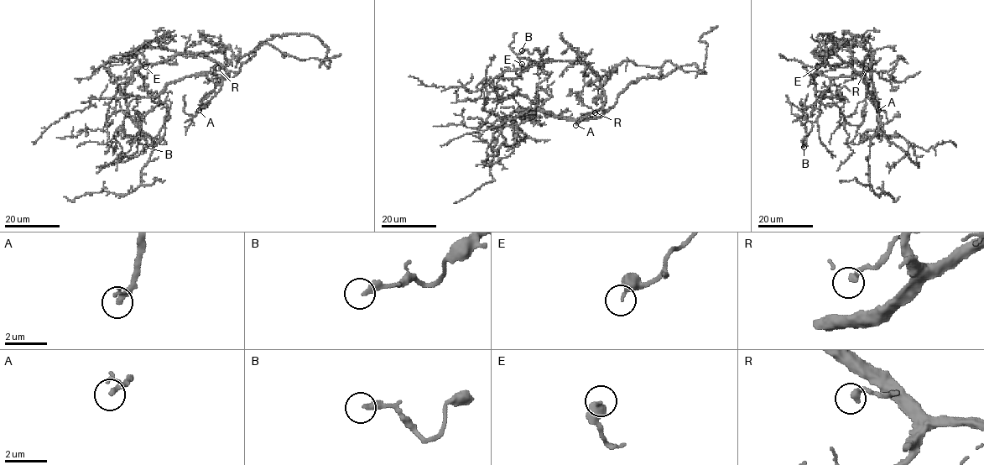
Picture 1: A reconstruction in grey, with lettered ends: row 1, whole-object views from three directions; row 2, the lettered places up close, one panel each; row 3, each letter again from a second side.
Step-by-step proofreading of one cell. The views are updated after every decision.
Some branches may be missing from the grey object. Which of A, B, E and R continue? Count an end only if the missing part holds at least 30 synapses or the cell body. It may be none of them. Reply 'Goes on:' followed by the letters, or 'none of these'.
Goes on: A

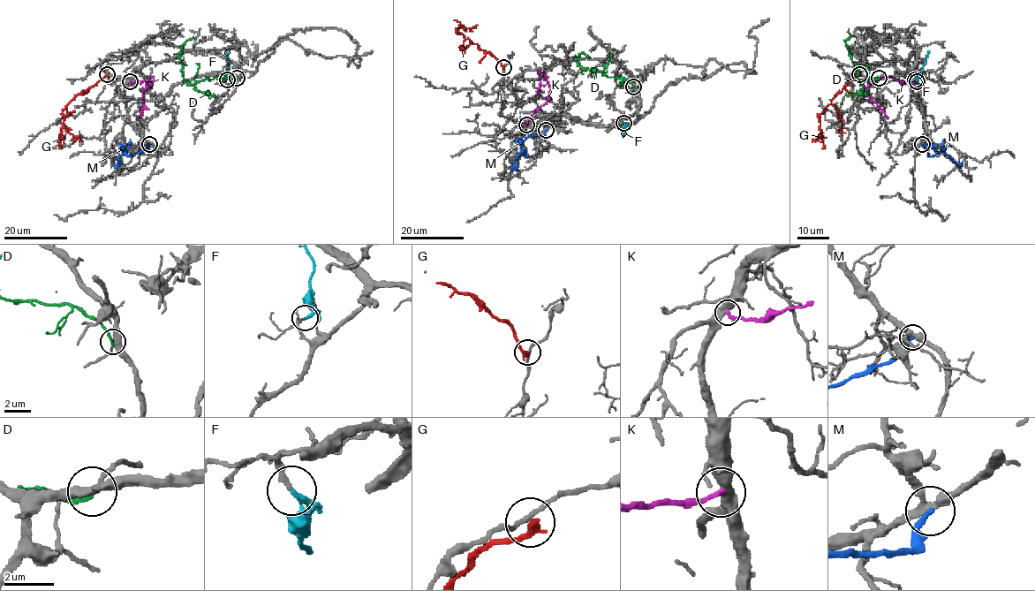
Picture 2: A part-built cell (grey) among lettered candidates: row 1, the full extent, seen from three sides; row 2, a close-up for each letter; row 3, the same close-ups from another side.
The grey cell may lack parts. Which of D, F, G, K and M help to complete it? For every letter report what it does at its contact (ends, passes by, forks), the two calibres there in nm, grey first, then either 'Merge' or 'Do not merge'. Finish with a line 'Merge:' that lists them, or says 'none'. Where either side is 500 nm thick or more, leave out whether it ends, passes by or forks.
D: It ends there. Thickness 320 nm (grey) against 220 nm. Do not merge
F: It ends there. Thickness 200 nm (grey) against 220 nm. Merge
G: It ends there. Thickness 170 nm (grey) against 280 nm. Do not merge
K: Thickness 500 nm (grey) against 200 nm. Do not merge
M: It ends there. Thickness 320 nm (grey) against 240 nm. Do not merge
Merge: F

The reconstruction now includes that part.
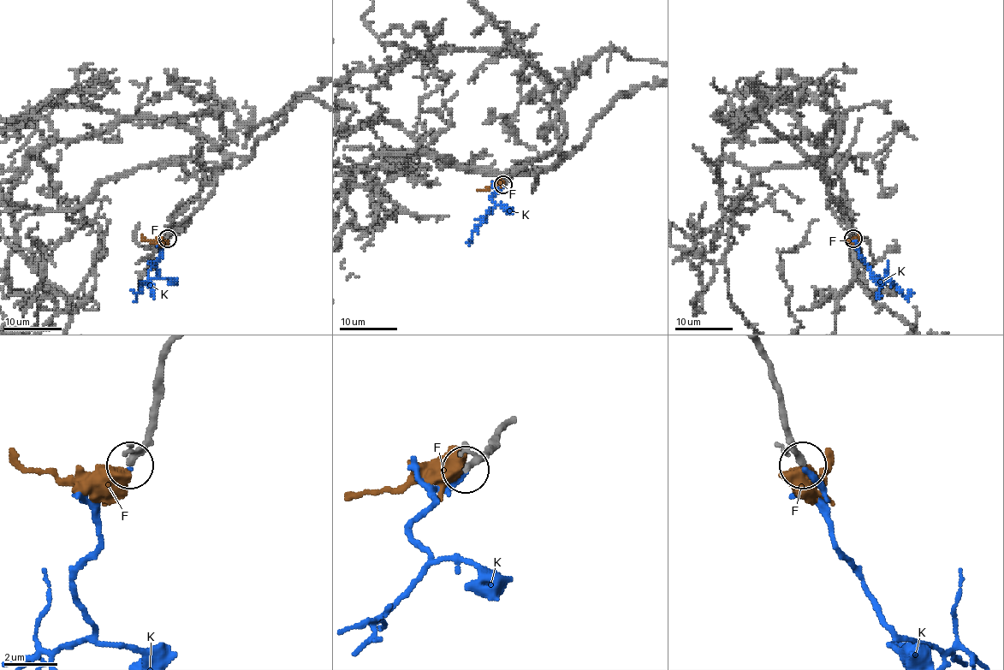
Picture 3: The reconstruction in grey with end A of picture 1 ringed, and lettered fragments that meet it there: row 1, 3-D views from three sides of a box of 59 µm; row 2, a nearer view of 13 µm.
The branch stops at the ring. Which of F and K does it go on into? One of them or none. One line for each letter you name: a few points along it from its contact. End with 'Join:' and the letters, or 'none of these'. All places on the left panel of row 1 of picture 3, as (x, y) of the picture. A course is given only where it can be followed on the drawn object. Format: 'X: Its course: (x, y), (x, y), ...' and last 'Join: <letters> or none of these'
K: Its course: (167, 240), (161, 246), (161, 256), (156, 263), (160, 274), (146, 279), (139, 286), (137, 296), (133, 292)
Join: K

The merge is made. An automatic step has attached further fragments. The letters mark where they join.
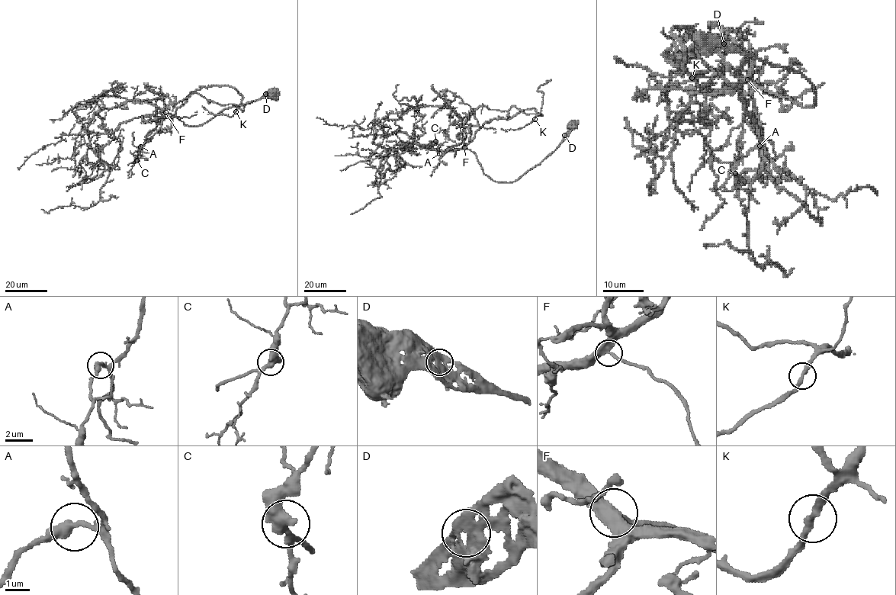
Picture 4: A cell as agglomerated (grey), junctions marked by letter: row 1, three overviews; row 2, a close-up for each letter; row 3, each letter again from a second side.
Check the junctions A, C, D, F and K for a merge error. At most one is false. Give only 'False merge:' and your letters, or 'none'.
False merge: none

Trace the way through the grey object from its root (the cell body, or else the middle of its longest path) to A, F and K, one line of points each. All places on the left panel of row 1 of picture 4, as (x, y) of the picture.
A: (273, 94), (225, 108), (197, 126), (188, 127), (165, 113), (140, 146)
F: (273, 94), (244, 105), (225, 108), (197, 126), (188, 127), (176, 117), (165, 112)
K: (273, 94), (197, 126), (165, 113), (212, 85), (242, 96), (235, 111)

